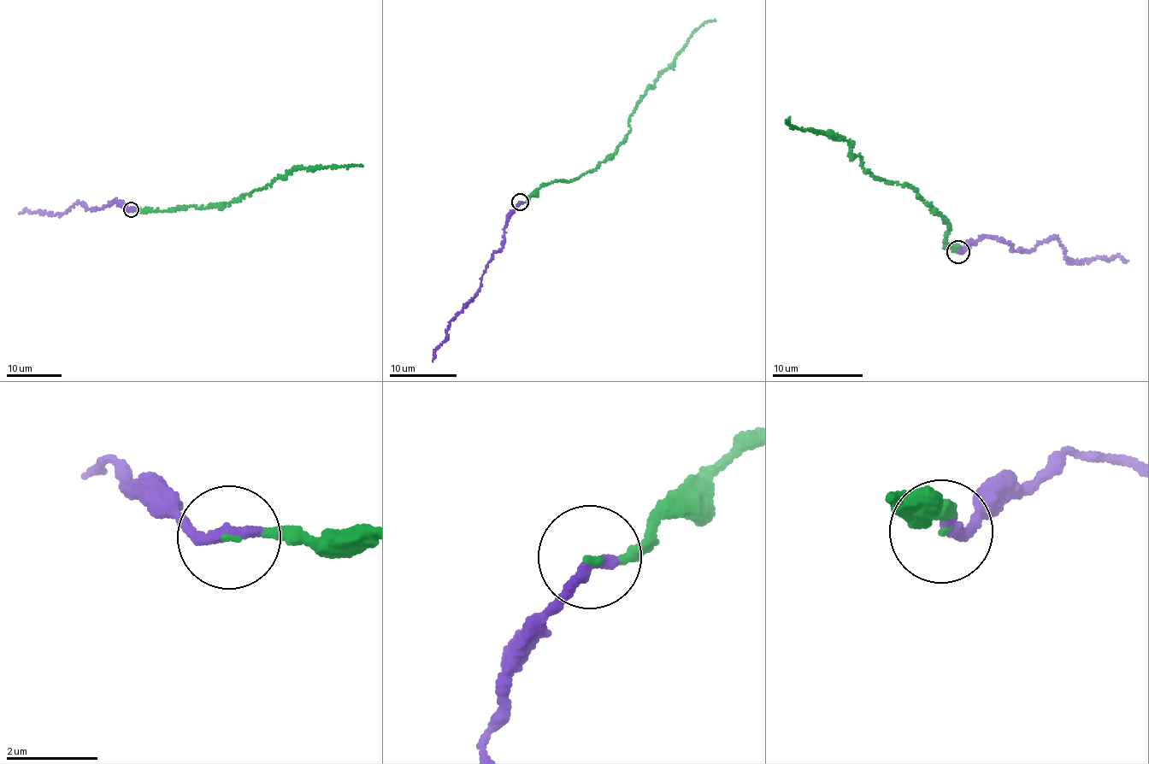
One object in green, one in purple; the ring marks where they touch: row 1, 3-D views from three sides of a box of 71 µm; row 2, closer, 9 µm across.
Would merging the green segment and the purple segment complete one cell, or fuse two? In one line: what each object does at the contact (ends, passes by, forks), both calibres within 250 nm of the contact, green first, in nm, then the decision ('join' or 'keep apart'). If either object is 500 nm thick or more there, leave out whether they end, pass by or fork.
green ends there; purple ends there; 100 nm thick on the green side, 300 nm on the other; join

